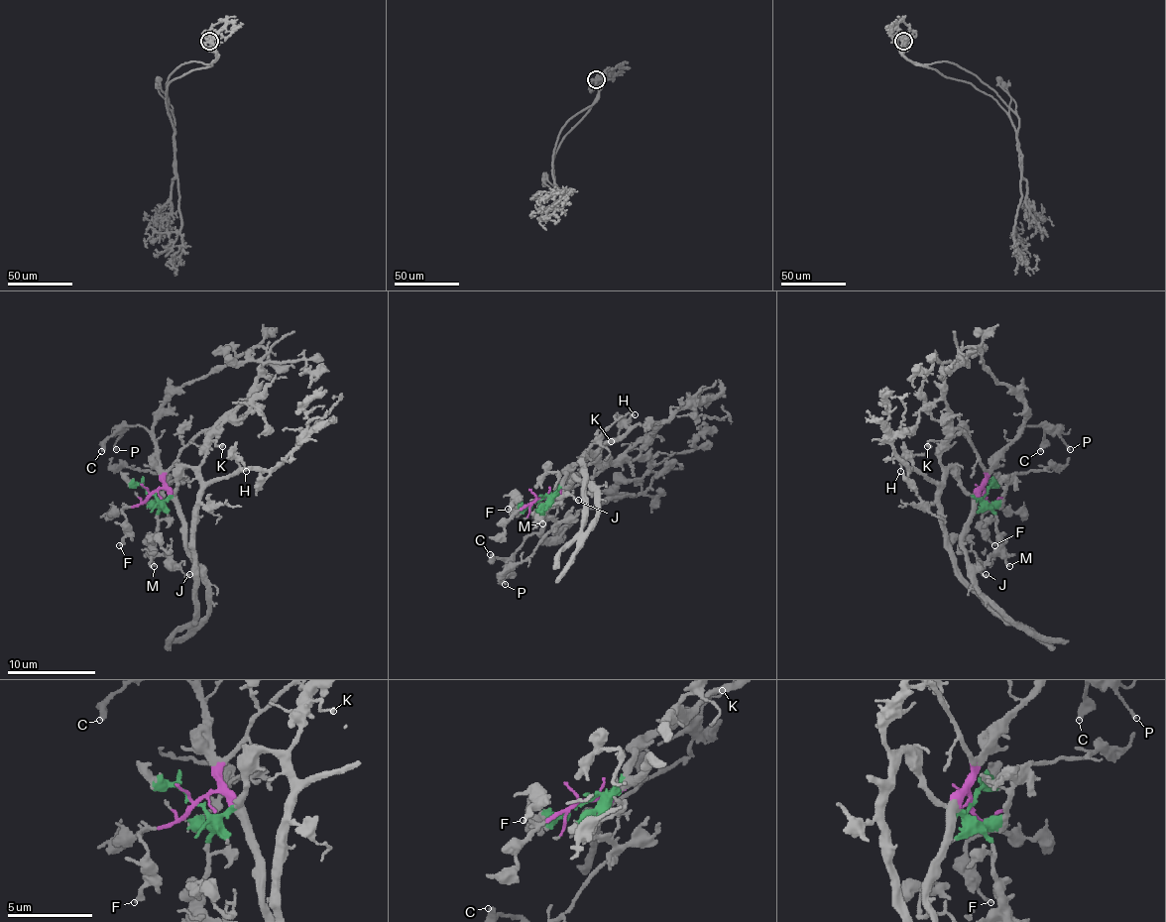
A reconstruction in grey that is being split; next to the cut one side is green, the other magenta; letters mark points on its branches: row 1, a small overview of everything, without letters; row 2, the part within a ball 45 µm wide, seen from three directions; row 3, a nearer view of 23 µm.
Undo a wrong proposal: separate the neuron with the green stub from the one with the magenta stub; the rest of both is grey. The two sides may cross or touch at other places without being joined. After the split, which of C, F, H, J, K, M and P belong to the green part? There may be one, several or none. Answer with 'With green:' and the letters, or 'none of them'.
With green: H, J, K, M

